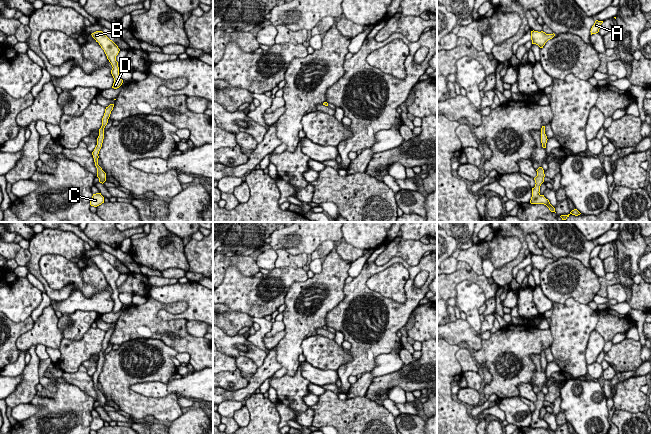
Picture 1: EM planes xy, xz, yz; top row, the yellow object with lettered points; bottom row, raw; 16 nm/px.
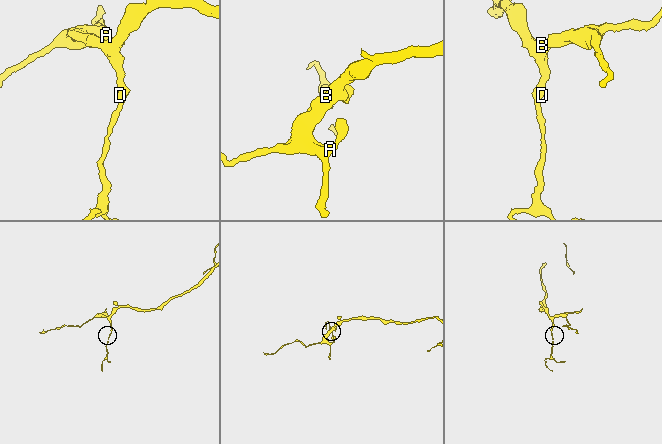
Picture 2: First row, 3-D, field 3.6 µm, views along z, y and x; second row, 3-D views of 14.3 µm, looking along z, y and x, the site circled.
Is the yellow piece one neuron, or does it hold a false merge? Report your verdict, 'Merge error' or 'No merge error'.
Merge error

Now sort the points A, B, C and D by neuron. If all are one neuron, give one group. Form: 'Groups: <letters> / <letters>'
Groups: A B D / C

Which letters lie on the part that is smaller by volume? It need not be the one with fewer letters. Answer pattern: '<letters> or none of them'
C

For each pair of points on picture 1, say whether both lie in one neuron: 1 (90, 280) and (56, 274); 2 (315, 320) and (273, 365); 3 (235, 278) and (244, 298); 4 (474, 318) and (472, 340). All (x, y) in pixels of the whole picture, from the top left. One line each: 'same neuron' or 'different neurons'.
1: same neuron
2: different neurons
3: same neuron
4: different neurons

